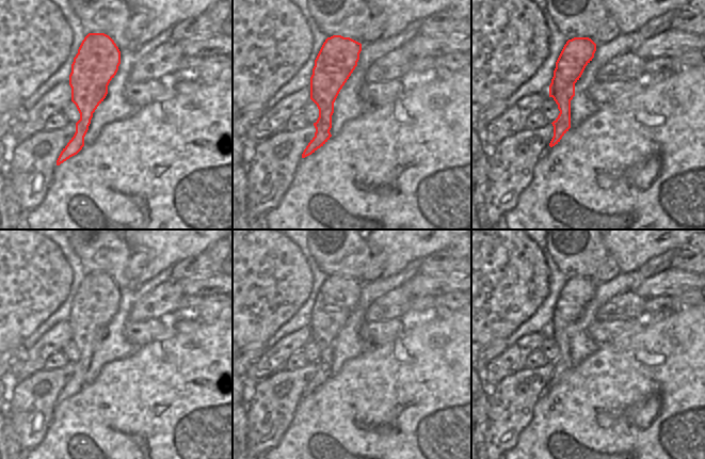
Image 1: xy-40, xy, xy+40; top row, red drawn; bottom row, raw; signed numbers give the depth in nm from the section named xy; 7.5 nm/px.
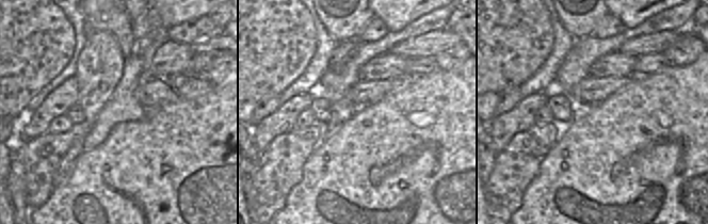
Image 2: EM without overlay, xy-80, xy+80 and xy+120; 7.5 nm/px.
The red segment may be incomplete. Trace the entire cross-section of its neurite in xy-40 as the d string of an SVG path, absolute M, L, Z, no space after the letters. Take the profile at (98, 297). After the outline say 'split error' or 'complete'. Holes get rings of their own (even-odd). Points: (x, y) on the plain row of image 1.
M89 272L82 280L71 303L69 325L71 341L76 344L80 359L76 362L76 371L61 391L57 405L77 394L84 385L84 376L89 369L93 352L108 333L108 325L114 317L121 303L121 290L114 280L105 272Z | complete

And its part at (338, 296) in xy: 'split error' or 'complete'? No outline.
complete

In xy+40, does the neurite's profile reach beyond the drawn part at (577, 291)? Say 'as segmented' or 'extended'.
as segmented

